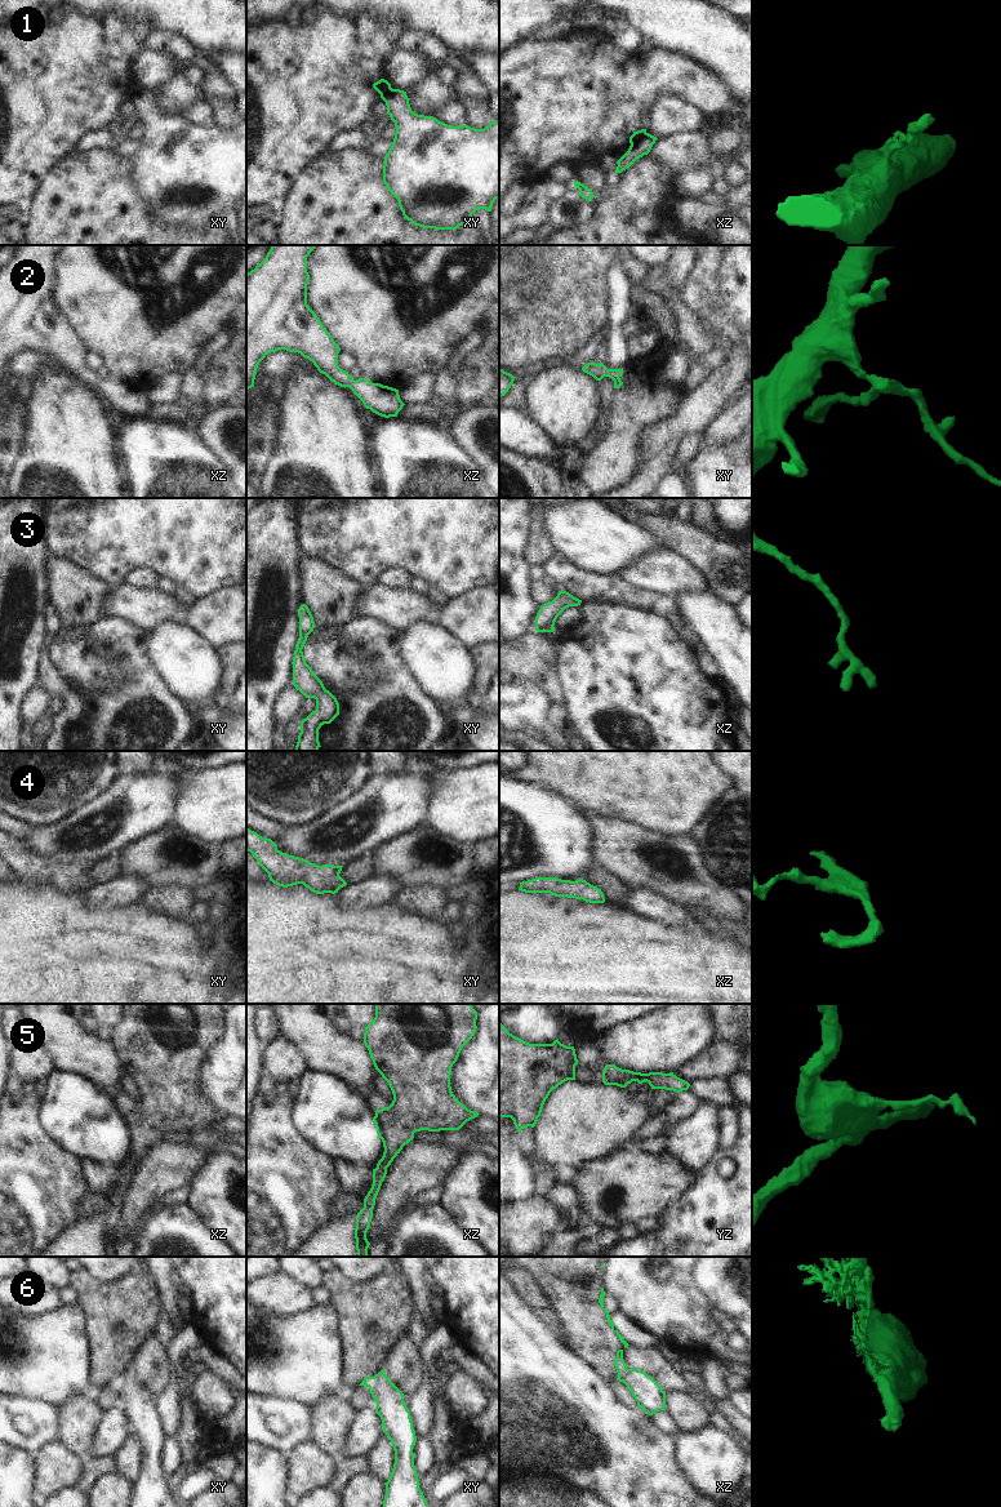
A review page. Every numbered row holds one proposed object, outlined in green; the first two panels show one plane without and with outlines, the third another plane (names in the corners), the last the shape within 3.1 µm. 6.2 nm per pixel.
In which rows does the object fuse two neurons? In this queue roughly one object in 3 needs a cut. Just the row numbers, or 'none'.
1, 6

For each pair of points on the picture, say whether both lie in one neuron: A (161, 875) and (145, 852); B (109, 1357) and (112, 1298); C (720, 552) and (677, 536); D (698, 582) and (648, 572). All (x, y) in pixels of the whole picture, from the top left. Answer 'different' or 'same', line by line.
A: same
B: same
C: same
D: same

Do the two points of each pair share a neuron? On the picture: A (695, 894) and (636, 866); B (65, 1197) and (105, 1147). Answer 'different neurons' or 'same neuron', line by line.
A: same neuron
B: different neurons

